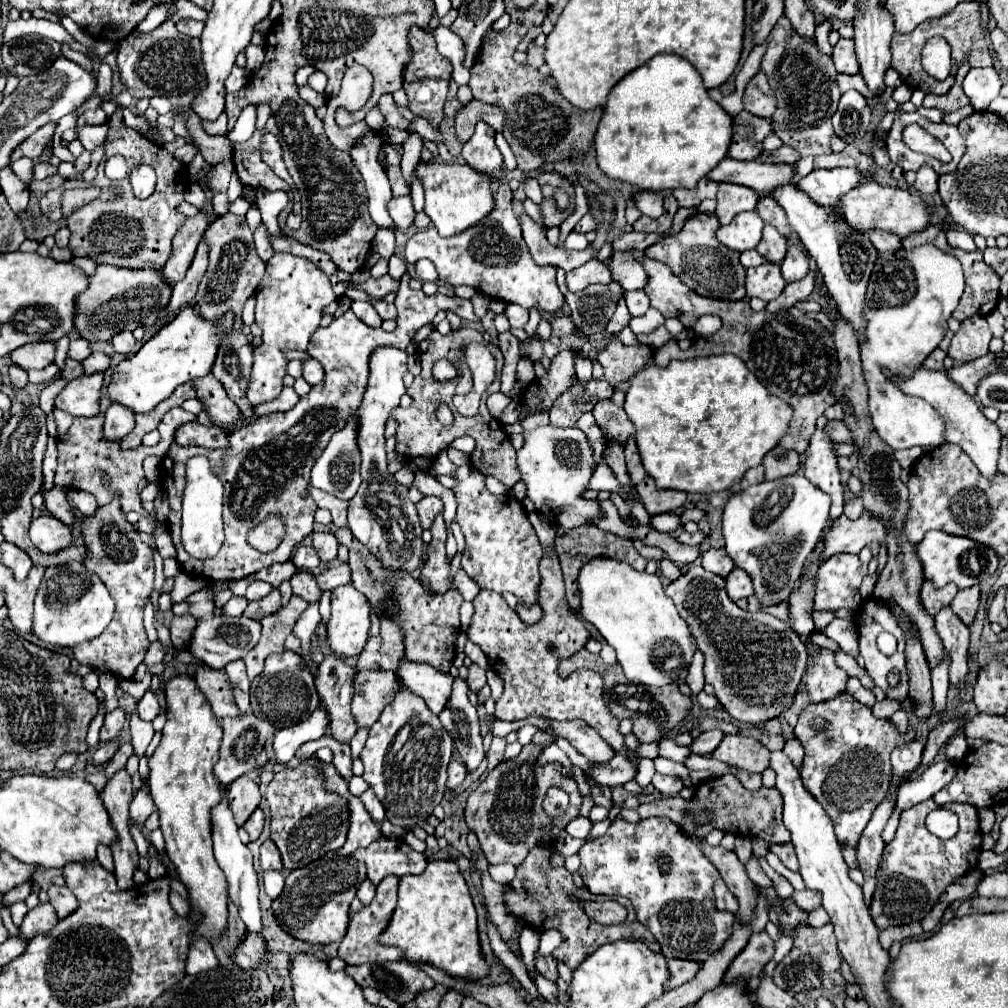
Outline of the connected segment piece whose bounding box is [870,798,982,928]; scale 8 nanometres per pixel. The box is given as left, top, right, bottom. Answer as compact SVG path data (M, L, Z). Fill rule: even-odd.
M924 800L910 810L902 812L900 826L890 844L884 846L882 860L876 874L876 892L870 904L872 920L878 928L900 926L922 920L948 884L956 882L960 876L966 876L978 866L982 832L978 824L978 810L970 804L948 804L944 806L960 818L960 828L954 838L940 840L926 830L926 816L936 810L934 800Z

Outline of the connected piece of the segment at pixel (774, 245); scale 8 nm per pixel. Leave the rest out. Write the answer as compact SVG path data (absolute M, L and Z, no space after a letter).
M766 224L762 240L756 246L760 256L766 256L766 262L770 262L770 264L780 264L786 256L786 248L788 248L786 238L774 226Z

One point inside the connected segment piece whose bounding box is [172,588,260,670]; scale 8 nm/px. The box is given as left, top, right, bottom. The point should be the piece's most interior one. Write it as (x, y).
(216, 640)

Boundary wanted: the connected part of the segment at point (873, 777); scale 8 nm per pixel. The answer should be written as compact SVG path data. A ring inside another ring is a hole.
M844 692L832 700L808 704L800 712L794 734L806 750L802 768L802 782L806 790L822 804L834 822L838 840L856 846L862 830L870 820L870 814L888 792L892 780L890 754L894 748L916 740L914 728L908 728L904 734L896 732L896 726L890 720L876 718L868 706L860 704L854 696ZM816 718L826 722L822 732L818 732L818 728L812 724ZM826 736L832 738L830 746L824 742Z

